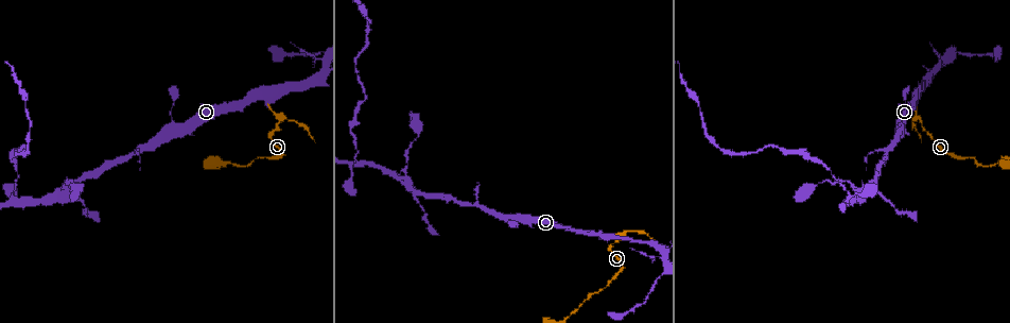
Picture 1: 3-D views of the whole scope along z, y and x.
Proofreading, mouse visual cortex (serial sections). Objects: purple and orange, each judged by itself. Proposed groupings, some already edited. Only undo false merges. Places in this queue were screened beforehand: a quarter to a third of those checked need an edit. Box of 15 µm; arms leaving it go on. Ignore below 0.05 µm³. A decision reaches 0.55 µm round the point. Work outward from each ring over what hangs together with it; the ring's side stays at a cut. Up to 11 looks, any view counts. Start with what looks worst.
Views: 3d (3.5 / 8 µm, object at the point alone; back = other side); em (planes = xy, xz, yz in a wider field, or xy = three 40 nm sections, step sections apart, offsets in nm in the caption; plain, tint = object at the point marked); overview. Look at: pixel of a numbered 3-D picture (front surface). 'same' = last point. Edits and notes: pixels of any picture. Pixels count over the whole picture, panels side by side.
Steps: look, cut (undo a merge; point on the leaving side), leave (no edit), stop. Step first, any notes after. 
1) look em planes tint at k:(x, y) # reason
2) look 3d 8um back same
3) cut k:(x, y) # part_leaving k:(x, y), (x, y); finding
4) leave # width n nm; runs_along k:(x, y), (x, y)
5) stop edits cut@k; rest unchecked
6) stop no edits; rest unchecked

look 3d 3.5um at 1:(280, 121) # sharp bend

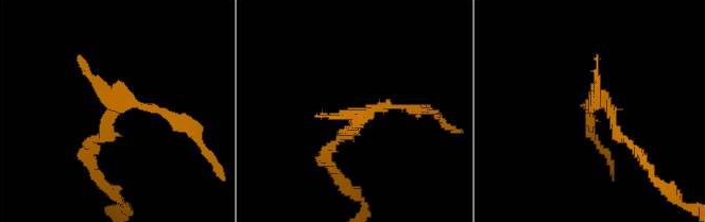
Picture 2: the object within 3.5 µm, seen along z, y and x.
look em xy step 3 plain at 2:(604, 106) # need the tissue

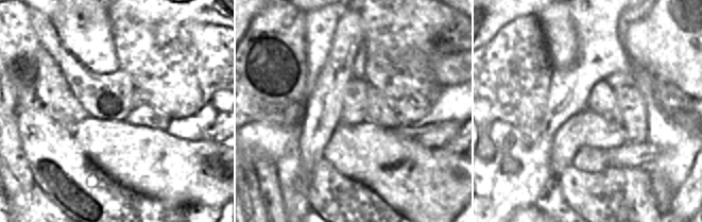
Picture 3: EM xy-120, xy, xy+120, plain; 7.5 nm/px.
look em xy step 3 tint same

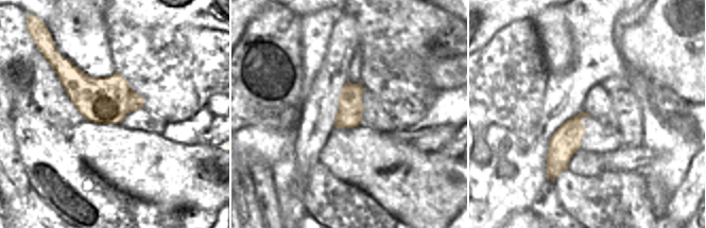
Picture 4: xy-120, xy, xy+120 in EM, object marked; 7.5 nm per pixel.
cut 2:(122, 104) # a second cell is stuck on

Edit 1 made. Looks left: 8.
look overview

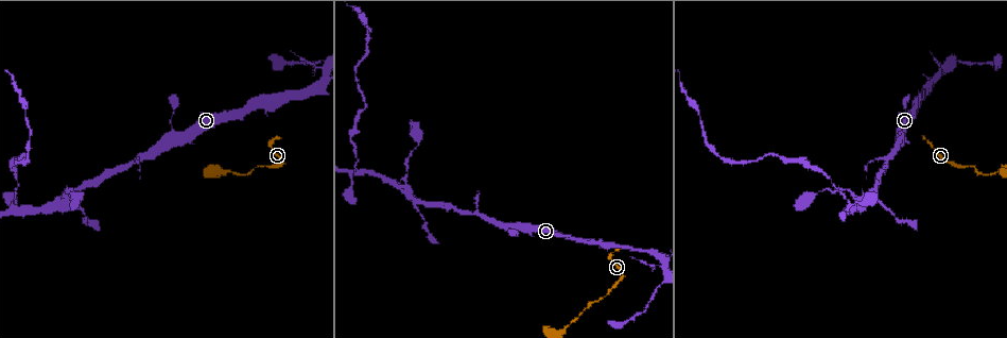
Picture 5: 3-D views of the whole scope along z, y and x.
look 3d 3.5um at 5:(659, 287) # sudden change in width

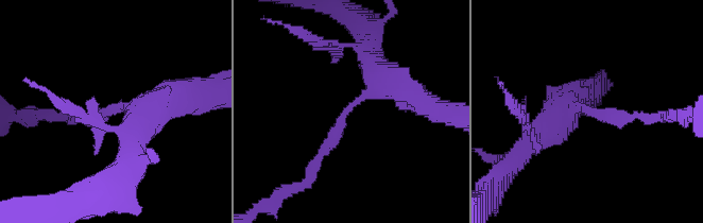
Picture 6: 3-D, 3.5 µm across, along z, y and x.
look em planes tint at 6:(114, 106) # arm_widths 200, 500 nm

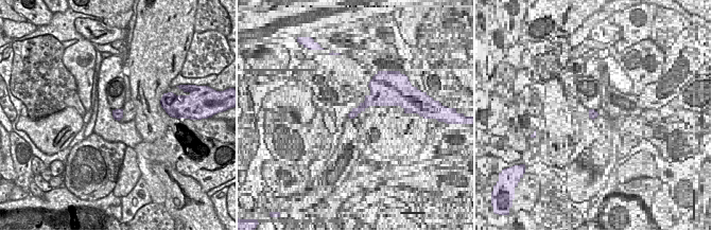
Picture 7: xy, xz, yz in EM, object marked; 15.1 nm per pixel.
leave # runs_along 6:(371, 59), (381, 84), (345, 112), (315, 160); one cell here

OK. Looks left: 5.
look 3d 3.5um at 5:(170, 122) # narrows sharply

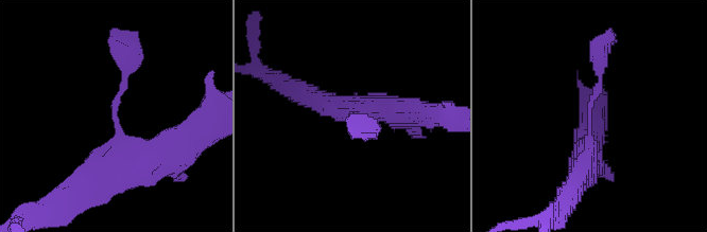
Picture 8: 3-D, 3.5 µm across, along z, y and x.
look em xy step 3 tint at 8:(590, 109) # need the tissue

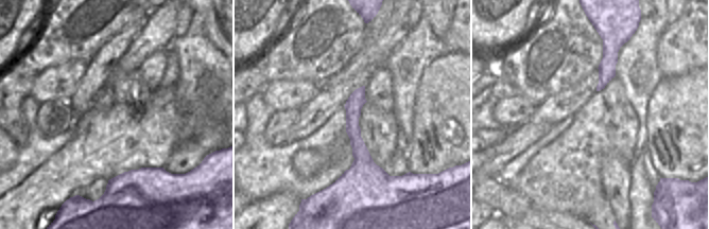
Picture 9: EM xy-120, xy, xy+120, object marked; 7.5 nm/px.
look em xy step 1 tint same # cut it another way

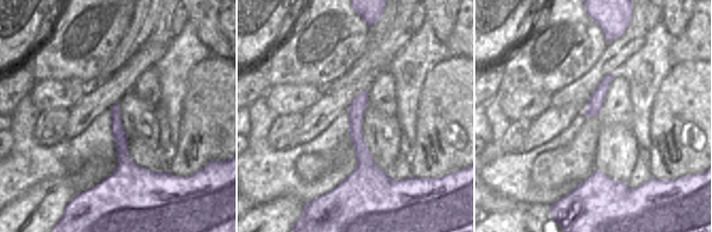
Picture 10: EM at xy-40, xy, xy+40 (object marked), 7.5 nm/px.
leave # one cell here

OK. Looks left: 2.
stop edits cut@2; rest unchecked

